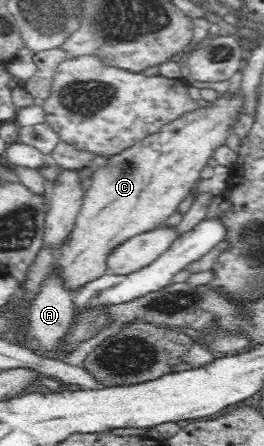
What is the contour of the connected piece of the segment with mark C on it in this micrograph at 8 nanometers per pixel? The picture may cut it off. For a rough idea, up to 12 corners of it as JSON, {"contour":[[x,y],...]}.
{"contour":[[217,92],[92,168],[73,232],[41,249],[73,291],[162,227],[245,113]]}

